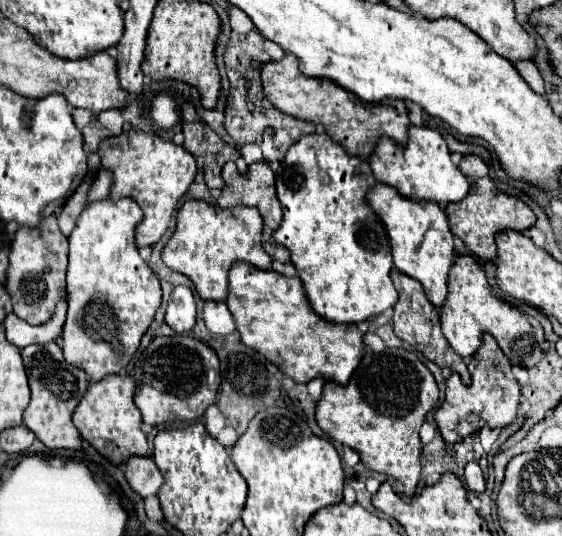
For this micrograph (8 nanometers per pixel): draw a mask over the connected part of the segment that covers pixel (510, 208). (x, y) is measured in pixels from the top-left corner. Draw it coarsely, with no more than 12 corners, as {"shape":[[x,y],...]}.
{"shape":[[464,156],[468,196],[444,208],[454,236],[482,260],[494,234],[528,230],[534,212],[502,194],[480,156]]}

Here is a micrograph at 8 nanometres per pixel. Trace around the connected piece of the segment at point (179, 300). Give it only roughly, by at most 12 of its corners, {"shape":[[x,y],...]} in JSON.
{"shape":[[176,286],[166,324],[186,334],[196,324],[196,302],[186,286]]}

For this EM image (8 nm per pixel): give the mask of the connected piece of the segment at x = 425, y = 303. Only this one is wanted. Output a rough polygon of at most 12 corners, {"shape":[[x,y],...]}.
{"shape":[[396,268],[394,334],[440,368],[470,382],[422,284]]}

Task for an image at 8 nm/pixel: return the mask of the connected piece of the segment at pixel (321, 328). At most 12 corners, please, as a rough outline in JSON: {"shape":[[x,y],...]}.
{"shape":[[236,262],[242,344],[296,384],[348,384],[358,326],[310,308],[298,278]]}

